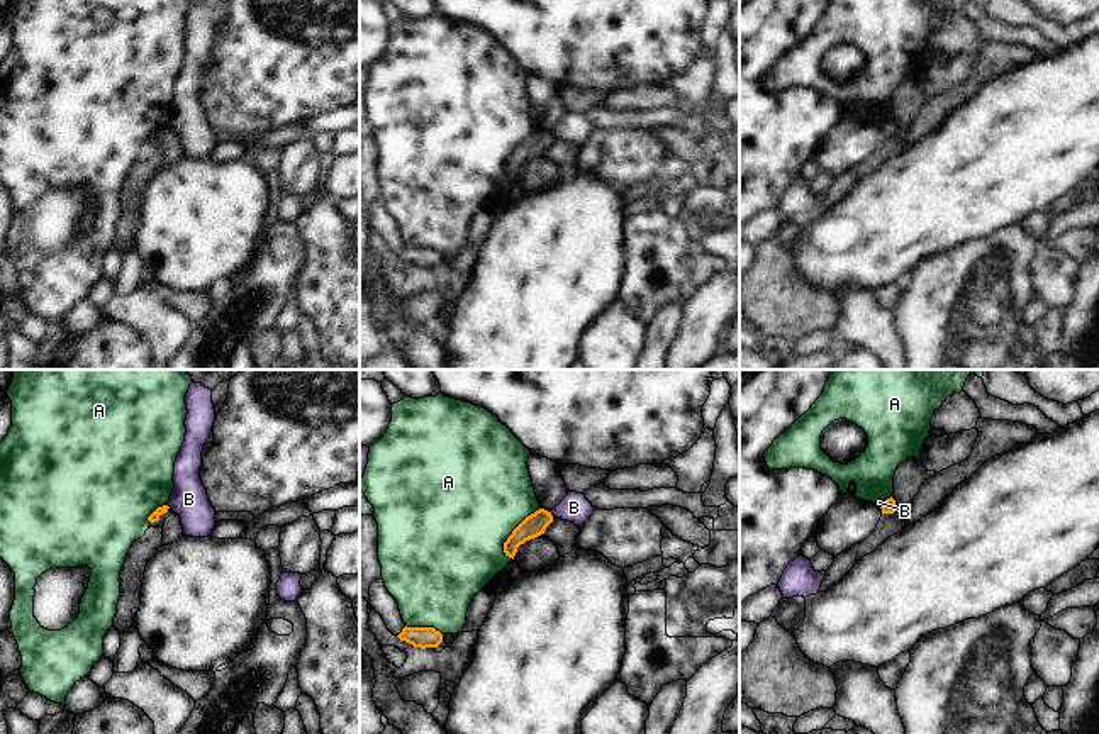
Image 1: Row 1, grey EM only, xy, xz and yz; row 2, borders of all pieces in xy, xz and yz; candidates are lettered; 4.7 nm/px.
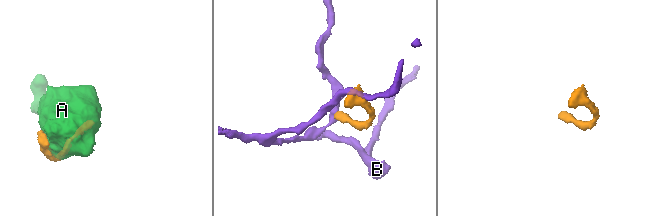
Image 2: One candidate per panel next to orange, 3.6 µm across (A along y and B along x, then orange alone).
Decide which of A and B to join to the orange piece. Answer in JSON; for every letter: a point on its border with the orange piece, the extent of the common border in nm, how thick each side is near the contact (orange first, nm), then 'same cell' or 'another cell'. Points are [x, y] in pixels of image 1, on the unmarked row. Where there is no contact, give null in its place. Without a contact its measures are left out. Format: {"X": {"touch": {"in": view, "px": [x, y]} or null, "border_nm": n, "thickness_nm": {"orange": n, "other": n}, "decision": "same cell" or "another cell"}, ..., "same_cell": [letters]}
{"A": {"touch": {"in": "xz", "px": [514, 150]}, "border_nm": 300, "thickness_nm": {"orange": 110, "other": 500}, "decision": "another cell"}, "B": {"touch": {"in": "xz", "px": [550, 134]}, "border_nm": 30, "thickness_nm": {"orange": 110, "other": 140}, "decision": "another cell"}, "same_cell": []}

